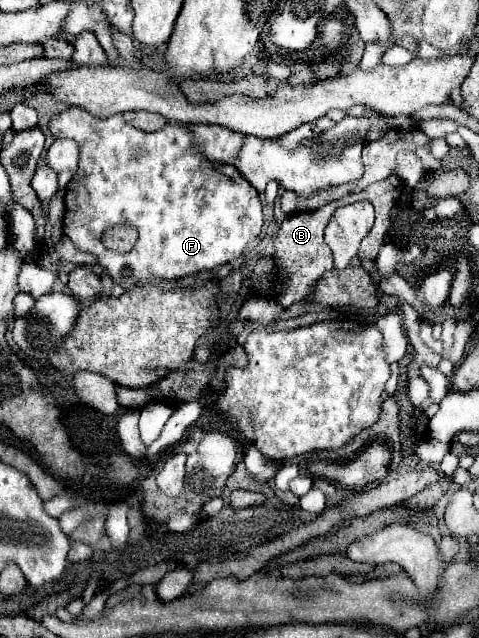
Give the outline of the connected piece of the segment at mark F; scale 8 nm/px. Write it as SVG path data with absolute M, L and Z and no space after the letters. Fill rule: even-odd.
M69 108L51 120L49 130L55 138L71 138L79 144L79 170L65 194L65 234L77 248L95 254L113 278L119 278L125 268L131 270L135 282L153 278L179 280L201 270L213 270L241 256L245 246L257 238L263 228L257 190L237 168L203 158L203 154L193 148L191 132L183 124L167 124L157 132L141 132L123 118L93 118L87 110ZM115 224L137 226L139 238L131 252L119 254L101 244L101 234Z

